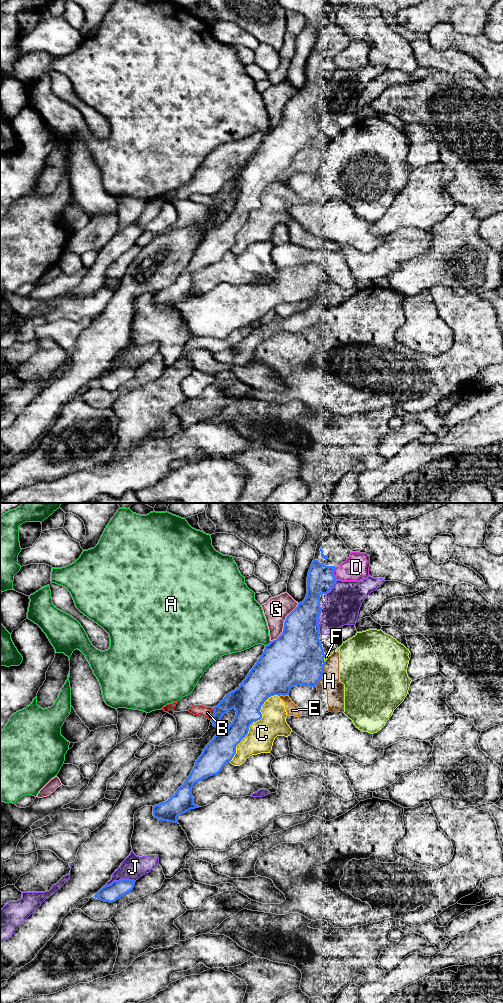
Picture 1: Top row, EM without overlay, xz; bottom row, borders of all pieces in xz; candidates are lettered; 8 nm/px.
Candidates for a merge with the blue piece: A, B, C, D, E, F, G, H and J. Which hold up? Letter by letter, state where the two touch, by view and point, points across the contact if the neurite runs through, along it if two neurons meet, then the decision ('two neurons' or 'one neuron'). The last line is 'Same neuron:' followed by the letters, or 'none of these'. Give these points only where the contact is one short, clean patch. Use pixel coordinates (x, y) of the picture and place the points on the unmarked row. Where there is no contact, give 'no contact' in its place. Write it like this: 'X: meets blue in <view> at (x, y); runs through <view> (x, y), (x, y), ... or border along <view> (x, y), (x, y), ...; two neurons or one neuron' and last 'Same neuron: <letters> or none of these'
A: meets blue in xz at (269, 131); border along xz (271, 129), (265, 134); two neurons
B: meets blue in xz at (214, 202); border along xz (213, 196), (211, 208); two neurons
C: meets blue in xz at (251, 211); two neurons
D: meets blue in xz at (332, 61); two neurons
E: meets blue in xz at (283, 183); two neurons
F: meets blue in xz at (324, 145); two neurons
G: meets blue in xz at (284, 111); two neurons
H: meets blue in xz at (322, 161); two neurons
J: meets blue in xz at (121, 367); two neurons
Same neuron: none of these

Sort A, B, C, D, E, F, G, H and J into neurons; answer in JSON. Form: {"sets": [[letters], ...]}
{"sets": [["A"], ["B"], ["C", "E"], ["D"], ["F", "H"], ["G"], ["J"]]}

